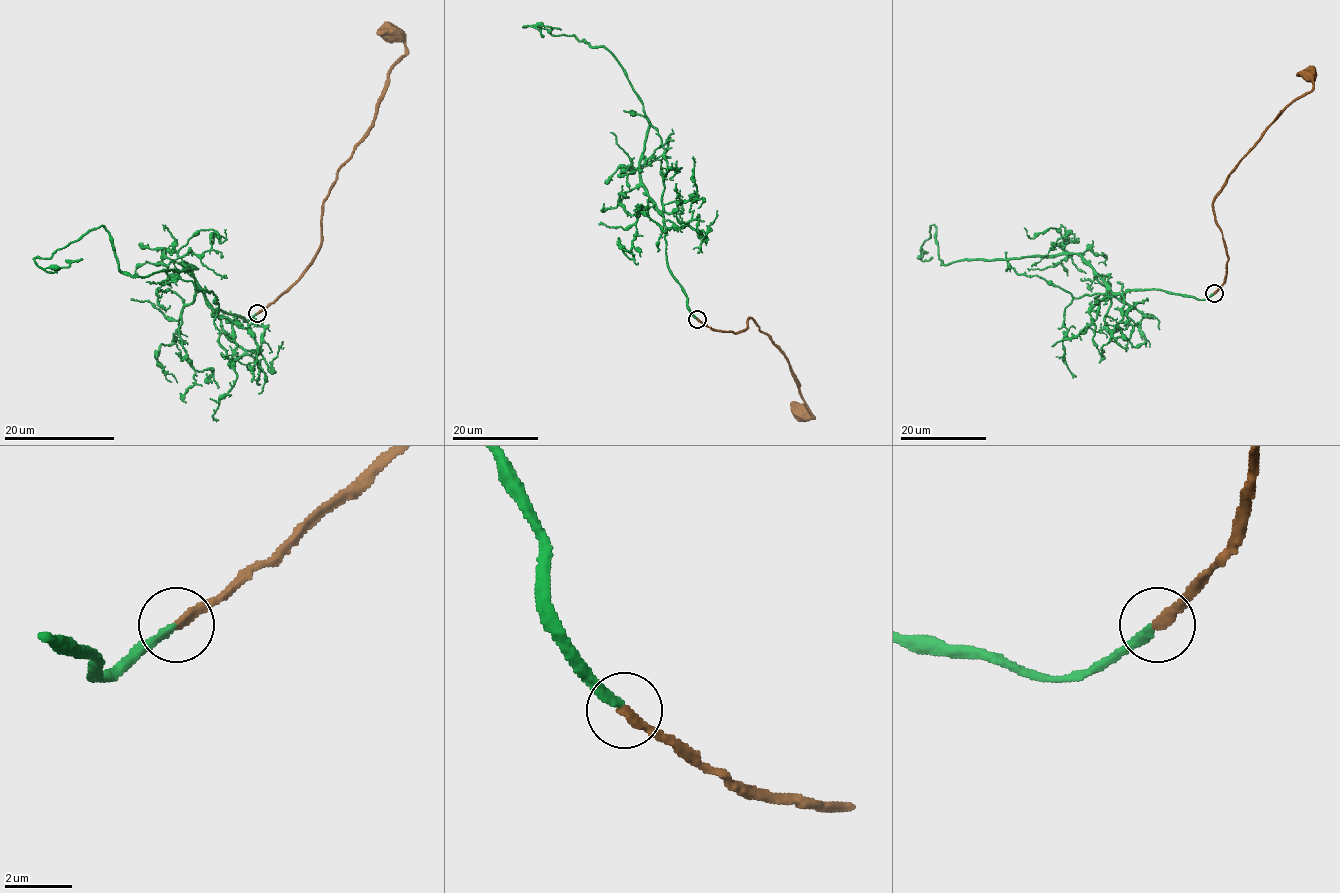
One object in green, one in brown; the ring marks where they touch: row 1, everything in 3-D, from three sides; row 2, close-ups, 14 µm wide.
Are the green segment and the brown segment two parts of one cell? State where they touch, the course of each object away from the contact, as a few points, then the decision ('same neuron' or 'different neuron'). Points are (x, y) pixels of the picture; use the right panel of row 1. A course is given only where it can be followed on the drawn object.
place (1214, 293); course green (1214, 292), (1202, 300), (1161, 289), (1116, 293), (1075, 254), (942, 264), (931, 225), (921, 258), (925, 250); course brown (1214, 292), (1224, 281), (1228, 257), (1216, 222), (1215, 196), (1261, 133), (1312, 88), (1310, 71), (1309, 74); same neuron

